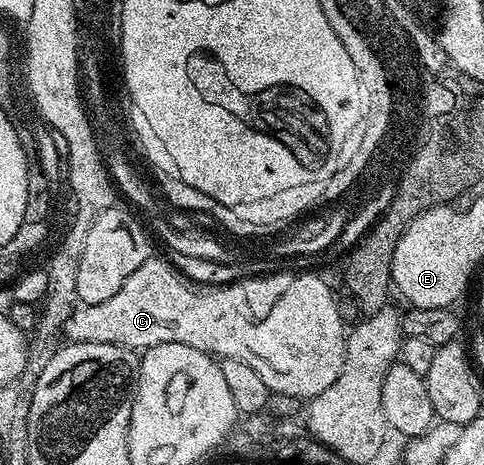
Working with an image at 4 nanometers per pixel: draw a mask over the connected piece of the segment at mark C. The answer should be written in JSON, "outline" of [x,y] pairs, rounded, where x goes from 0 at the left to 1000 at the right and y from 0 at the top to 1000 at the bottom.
{"outline":[[[326,548],[312,551],[308,561],[281,574],[264,600],[256,600],[256,617],[231,634],[231,643],[215,643],[215,652],[190,652],[188,656],[163,654],[153,667],[153,675],[140,686],[132,705],[132,725],[138,735],[151,738],[231,738],[258,751],[279,755],[300,755],[322,746],[331,738],[380,738],[380,746],[405,746],[405,755],[432,759],[444,772],[469,768],[471,772],[496,772],[496,781],[512,781],[512,789],[523,789],[545,824],[554,824],[560,845],[595,849],[618,858],[638,858],[661,849],[676,832],[686,832],[694,824],[694,806],[702,806],[702,789],[711,789],[715,770],[715,718],[717,701],[707,701],[707,673],[698,667],[698,656],[690,649],[690,630],[655,596],[649,583],[572,583],[550,594],[508,596],[500,602],[479,600],[469,613],[432,613],[426,604],[407,604],[401,596],[390,596],[384,587],[374,587],[351,561],[333,561]]]}

